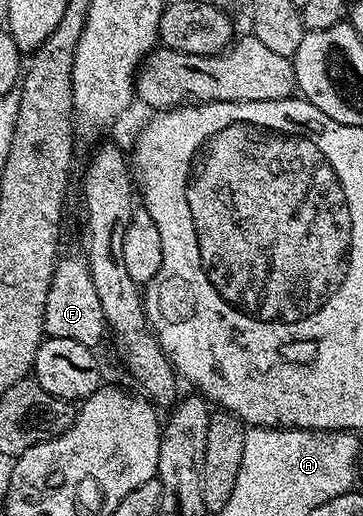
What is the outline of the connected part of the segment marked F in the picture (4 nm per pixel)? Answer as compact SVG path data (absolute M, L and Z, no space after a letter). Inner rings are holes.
M82 252L60 256L55 262L55 274L49 287L49 299L45 299L45 319L43 332L47 337L57 339L77 339L77 343L98 346L98 341L108 332L107 320L101 311L101 299L93 287L93 275L89 273L89 263Z

